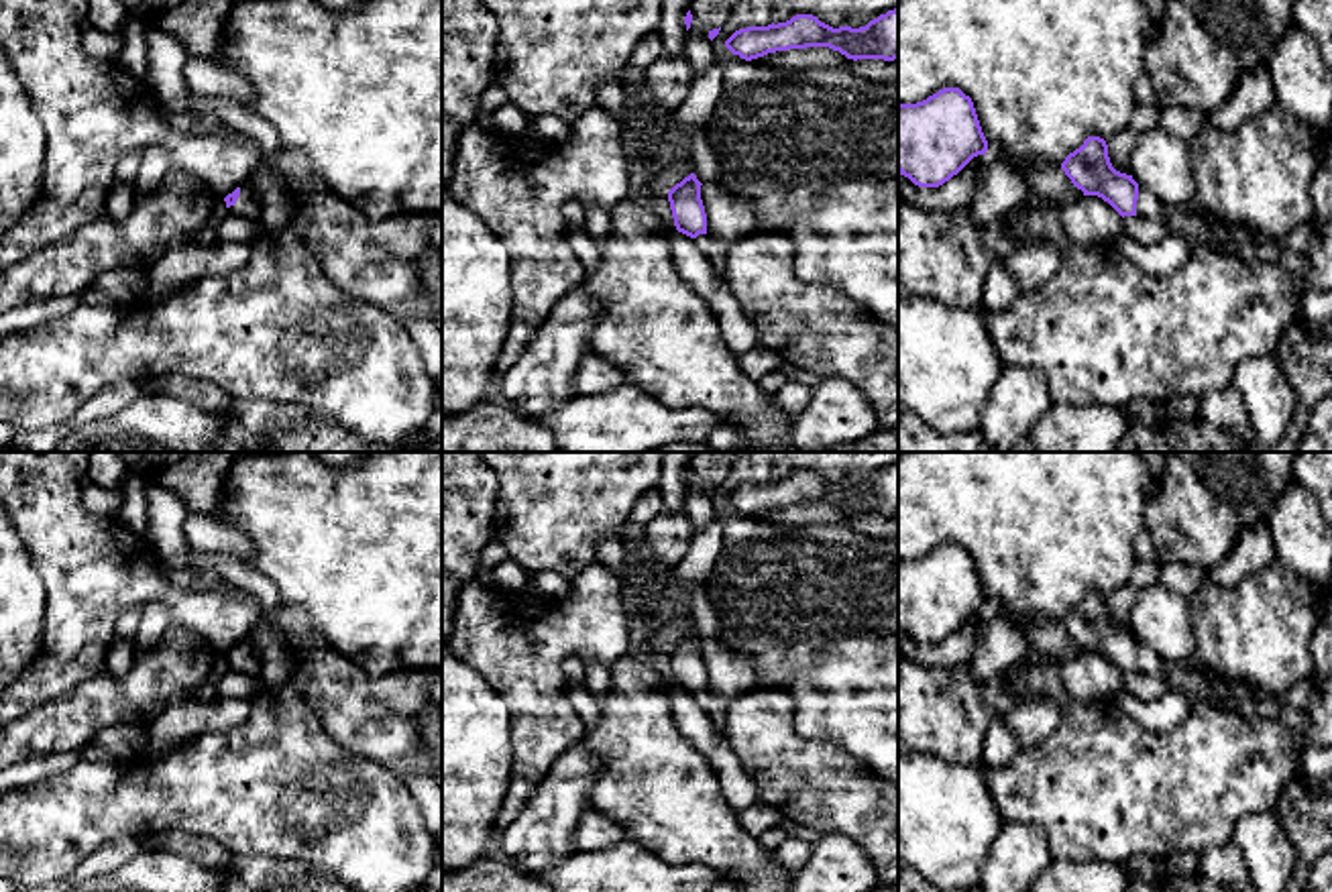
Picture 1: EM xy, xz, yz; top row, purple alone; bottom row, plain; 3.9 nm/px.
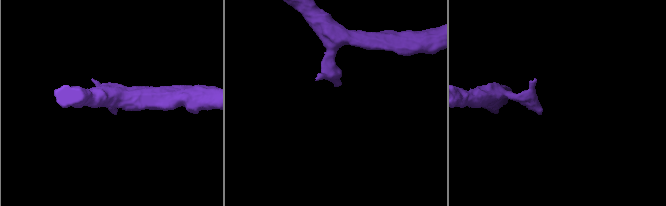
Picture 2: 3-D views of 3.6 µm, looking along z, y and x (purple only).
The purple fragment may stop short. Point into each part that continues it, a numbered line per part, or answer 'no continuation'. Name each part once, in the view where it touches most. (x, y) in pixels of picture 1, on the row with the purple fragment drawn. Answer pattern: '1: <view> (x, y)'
1: yz (1149, 206)

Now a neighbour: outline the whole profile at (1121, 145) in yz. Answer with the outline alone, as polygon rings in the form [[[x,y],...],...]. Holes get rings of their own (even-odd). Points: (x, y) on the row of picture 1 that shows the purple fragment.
[[[1126,126],[1108,138],[1108,157],[1116,171],[1130,175],[1130,153],[1136,141],[1139,132],[1132,126]]]

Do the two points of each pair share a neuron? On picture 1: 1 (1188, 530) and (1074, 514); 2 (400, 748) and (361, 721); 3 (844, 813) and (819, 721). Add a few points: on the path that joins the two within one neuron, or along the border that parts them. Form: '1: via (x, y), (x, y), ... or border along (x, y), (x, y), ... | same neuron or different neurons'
1: border along (1151, 497), (1143, 528) | different neurons
2: via (390, 738), (371, 721) | same neuron
3: border along (793, 701), (799, 734), (831, 740), (864, 764) | different neurons

